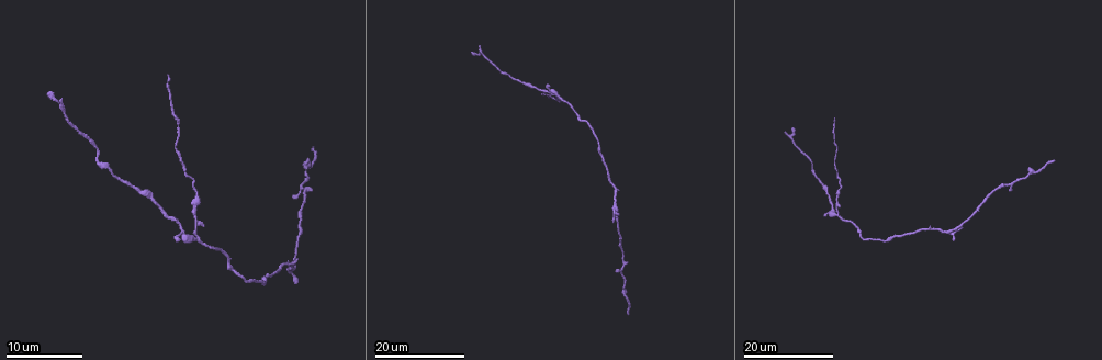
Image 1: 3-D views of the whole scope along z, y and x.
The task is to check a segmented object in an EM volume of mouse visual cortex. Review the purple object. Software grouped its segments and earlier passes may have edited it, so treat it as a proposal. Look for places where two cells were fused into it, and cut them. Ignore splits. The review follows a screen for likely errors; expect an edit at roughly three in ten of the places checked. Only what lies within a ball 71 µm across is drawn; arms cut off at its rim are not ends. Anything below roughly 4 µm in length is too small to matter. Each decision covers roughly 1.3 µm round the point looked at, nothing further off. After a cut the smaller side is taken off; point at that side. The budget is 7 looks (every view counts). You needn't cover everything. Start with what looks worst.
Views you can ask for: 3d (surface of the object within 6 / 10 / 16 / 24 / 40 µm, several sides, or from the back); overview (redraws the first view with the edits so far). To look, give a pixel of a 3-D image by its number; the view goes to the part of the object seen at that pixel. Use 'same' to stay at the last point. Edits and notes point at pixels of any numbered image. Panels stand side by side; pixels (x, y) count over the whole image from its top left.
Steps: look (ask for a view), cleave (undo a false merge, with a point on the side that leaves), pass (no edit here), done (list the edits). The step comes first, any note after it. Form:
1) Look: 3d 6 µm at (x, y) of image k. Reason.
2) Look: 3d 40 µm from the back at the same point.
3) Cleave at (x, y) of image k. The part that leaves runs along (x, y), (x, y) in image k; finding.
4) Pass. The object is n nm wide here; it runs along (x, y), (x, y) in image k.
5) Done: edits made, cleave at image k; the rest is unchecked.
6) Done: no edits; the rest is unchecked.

Look: 3d 16 µm at (559, 98) of image 1. Branch point.

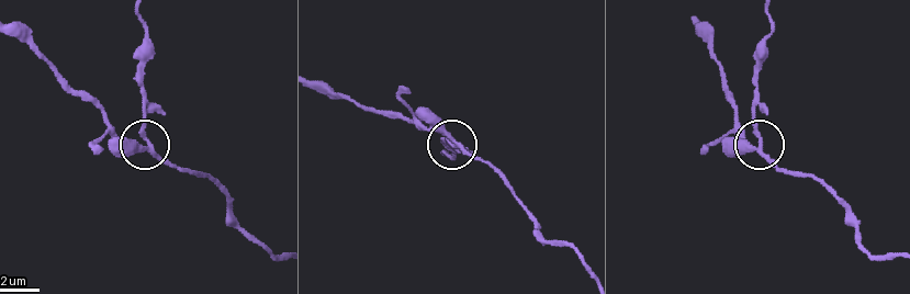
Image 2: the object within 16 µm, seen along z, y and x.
Look: 3d 10 µm at (143, 137) of image 2.

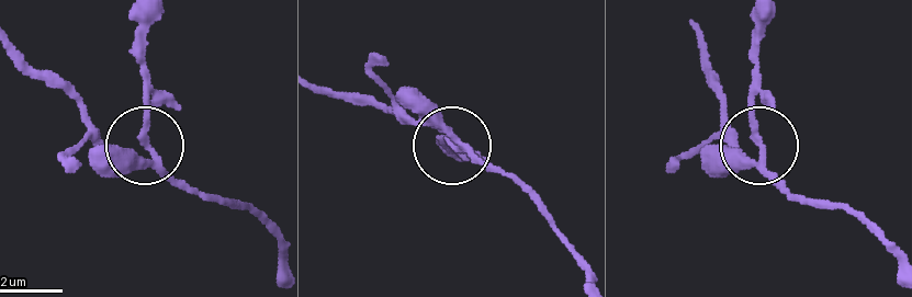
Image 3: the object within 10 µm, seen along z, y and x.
Cleave at (765, 105) of image 3. 3 arms meet here; the part that leaves runs along (760, 156), (751, 104), (760, 18) in image 3; two cells meet here.

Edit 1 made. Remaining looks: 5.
Look: overview. Redraw.

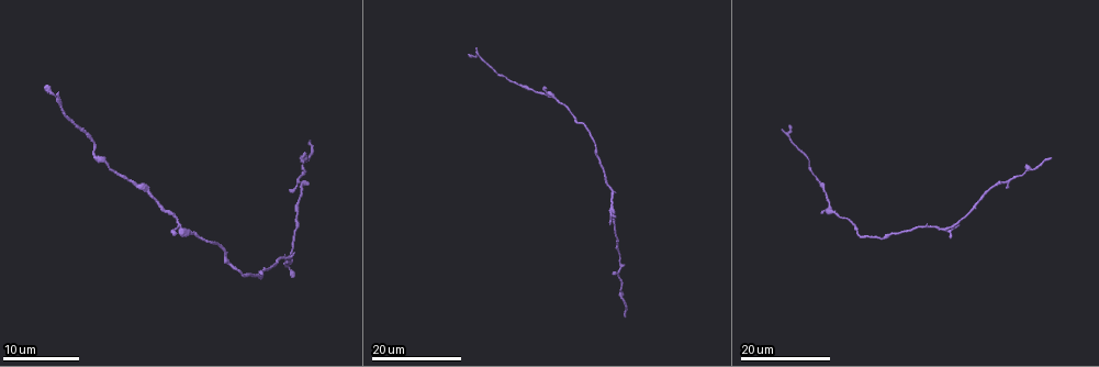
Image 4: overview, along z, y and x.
Look: 3d 16 µm at (879, 237) of image 4.

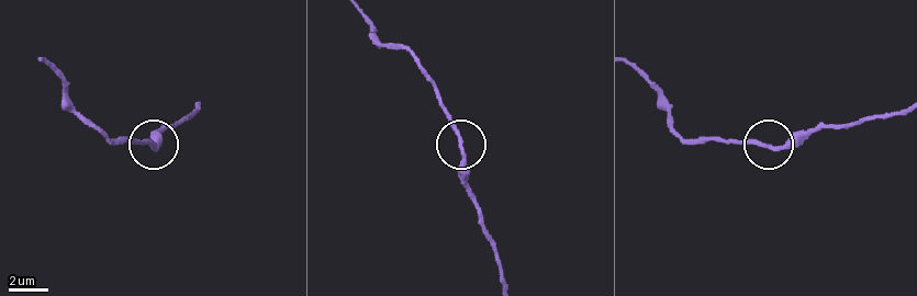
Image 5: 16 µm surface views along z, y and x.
Look: 3d 6 µm at (463, 147) of image 5.

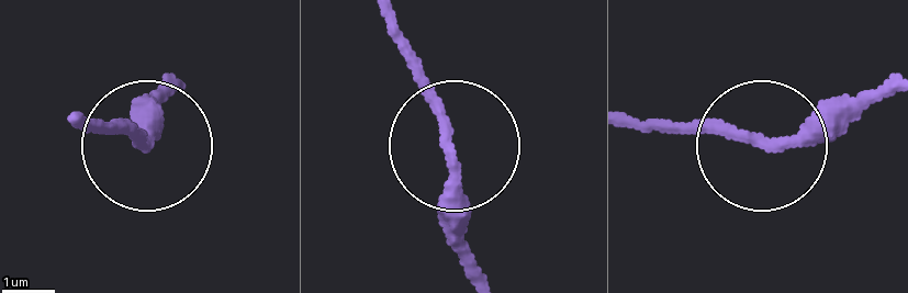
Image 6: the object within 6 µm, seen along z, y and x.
Pass. It runs along (755, 143), (817, 143), (877, 103) in image 6; all the same cell.

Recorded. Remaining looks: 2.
Look: 3d 24 µm at (939, 226) of image 4. Thick turns thin.

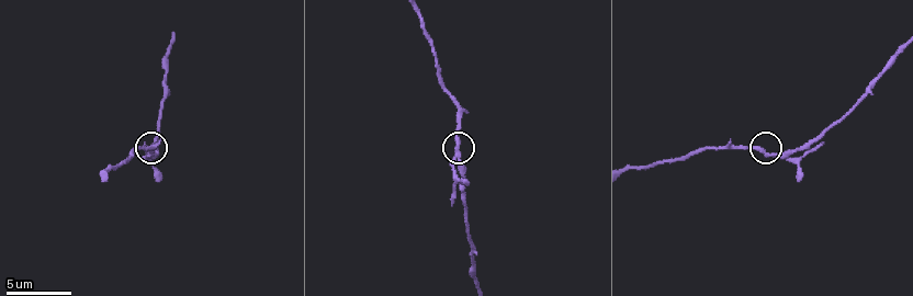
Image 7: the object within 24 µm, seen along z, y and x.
Look: 3d 6 µm at (763, 153) of image 7.

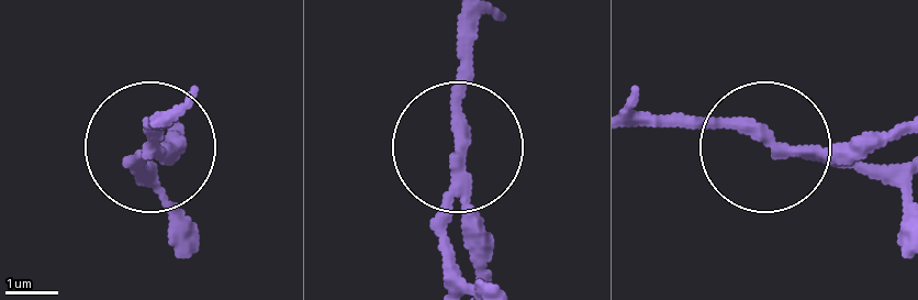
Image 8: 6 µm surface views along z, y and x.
Cleave at (137, 165) of image 8. The part that leaves runs along (455, 175), (441, 250), (450, 276) in image 8; two cells meet here.

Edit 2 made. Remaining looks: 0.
Done: edits made, cleave at image 3, cleave at image 8; the rest is unchecked.

